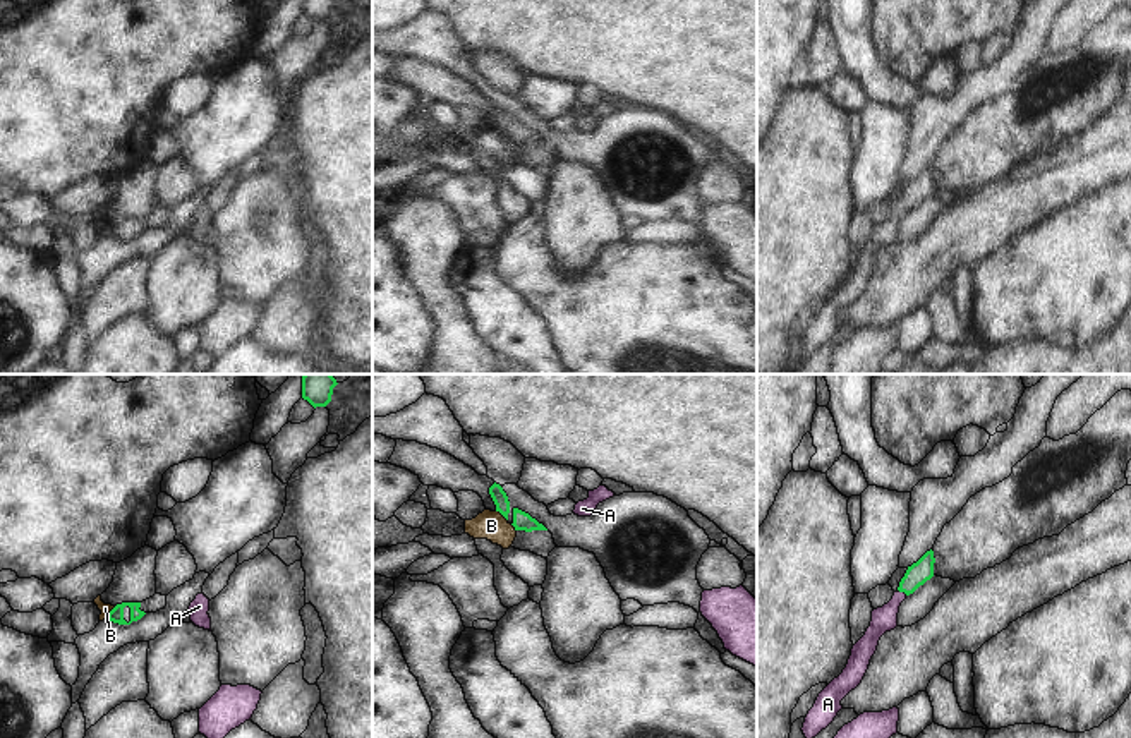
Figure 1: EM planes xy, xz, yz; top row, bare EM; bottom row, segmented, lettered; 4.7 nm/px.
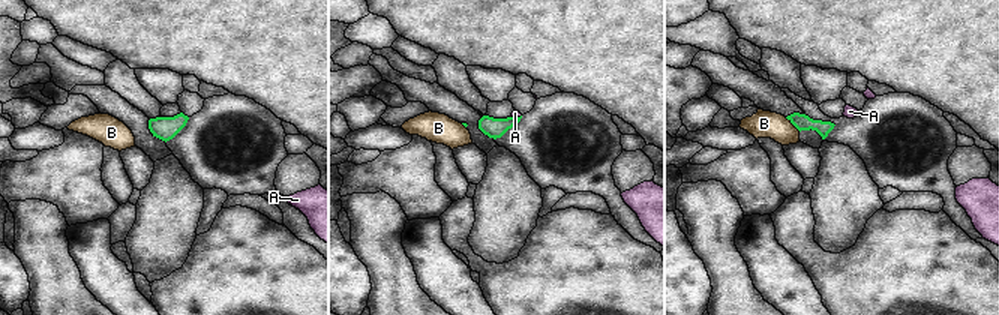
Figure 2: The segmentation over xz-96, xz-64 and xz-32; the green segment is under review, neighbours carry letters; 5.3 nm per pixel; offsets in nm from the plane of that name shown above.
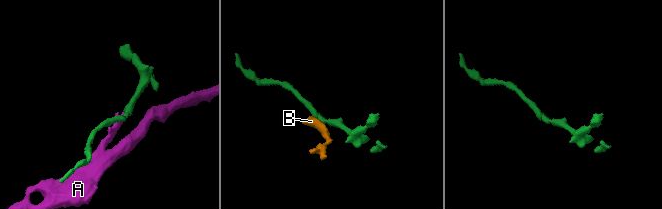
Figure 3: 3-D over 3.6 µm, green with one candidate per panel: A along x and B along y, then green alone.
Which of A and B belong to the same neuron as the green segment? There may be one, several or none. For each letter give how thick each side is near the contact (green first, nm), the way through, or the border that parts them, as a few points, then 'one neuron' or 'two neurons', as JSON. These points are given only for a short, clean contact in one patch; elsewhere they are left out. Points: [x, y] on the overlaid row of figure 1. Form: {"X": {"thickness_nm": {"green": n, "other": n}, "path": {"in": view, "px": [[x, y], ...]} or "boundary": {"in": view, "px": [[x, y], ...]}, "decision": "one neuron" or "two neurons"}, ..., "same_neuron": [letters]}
{"A": {"thickness_nm": {"green": 100, "other": 120}, "path": {"in": "yz", "px": [[922, 570], [903, 591], [884, 618]]}, "decision": "one neuron"}, "B": {"thickness_nm": {"green": 70, "other": 50}, "boundary": {"in": "xy", "px": [[115, 606], [107, 618]]}, "decision": "two neurons"}, "same_neuron": ["A"]}

